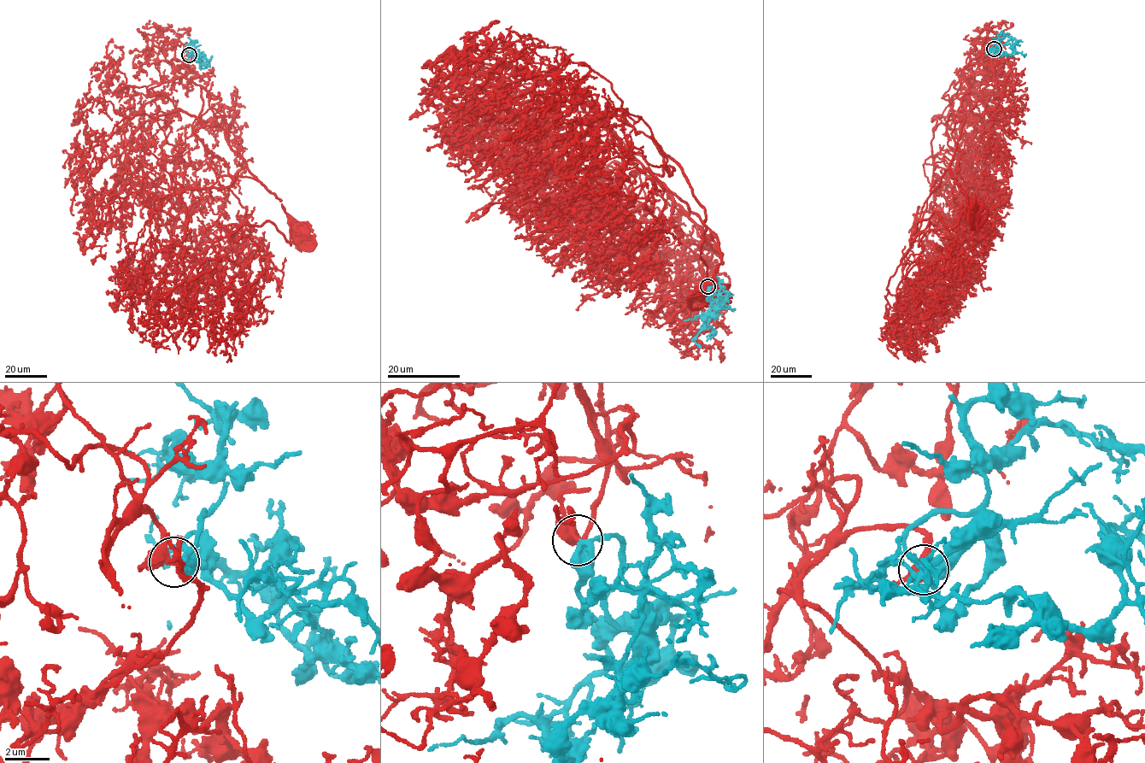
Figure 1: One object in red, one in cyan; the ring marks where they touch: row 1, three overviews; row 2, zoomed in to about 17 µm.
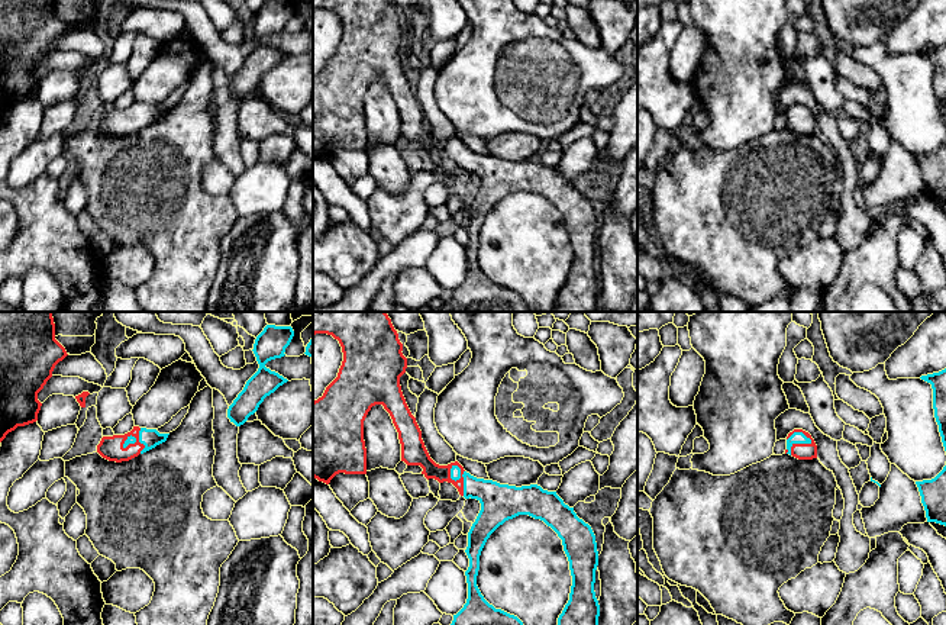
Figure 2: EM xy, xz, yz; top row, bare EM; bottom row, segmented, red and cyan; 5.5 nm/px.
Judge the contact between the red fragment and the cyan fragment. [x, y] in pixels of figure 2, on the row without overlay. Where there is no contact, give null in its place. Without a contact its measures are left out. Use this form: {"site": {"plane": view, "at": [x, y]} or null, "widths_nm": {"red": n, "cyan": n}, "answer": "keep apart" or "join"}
{"site": {"plane": "xz", "at": [462, 154]}, "widths_nm": {"red": 100, "cyan": 60}, "answer": "join"}

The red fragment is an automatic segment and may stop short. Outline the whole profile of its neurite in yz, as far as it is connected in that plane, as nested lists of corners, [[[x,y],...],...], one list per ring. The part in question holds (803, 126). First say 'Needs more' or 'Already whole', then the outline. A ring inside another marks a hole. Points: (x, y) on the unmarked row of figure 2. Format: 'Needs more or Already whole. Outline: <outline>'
Needs more. Outline: [[[794,104],[787,112],[785,129],[790,129],[798,135],[813,135],[817,133],[817,120],[808,107]]]

